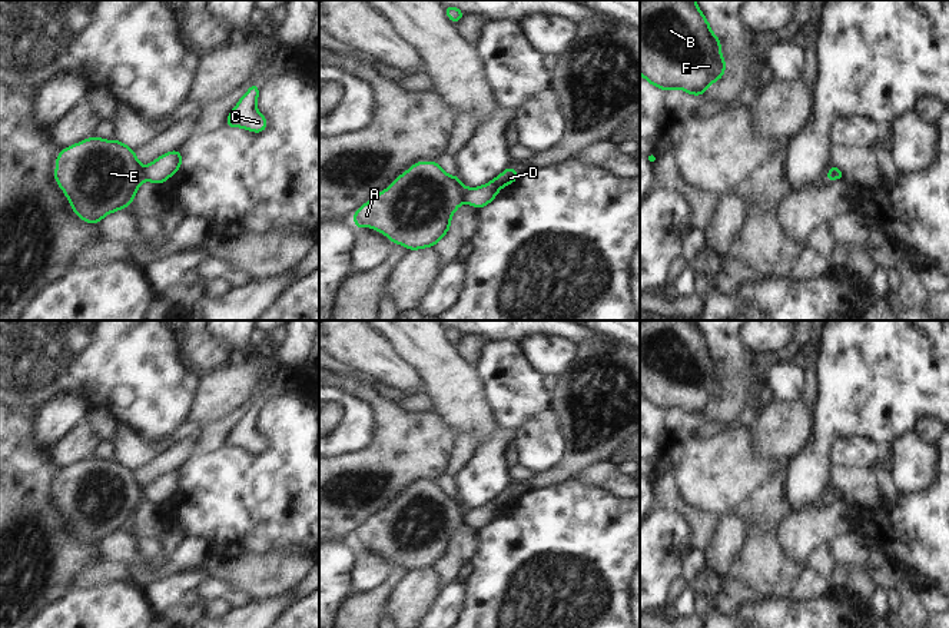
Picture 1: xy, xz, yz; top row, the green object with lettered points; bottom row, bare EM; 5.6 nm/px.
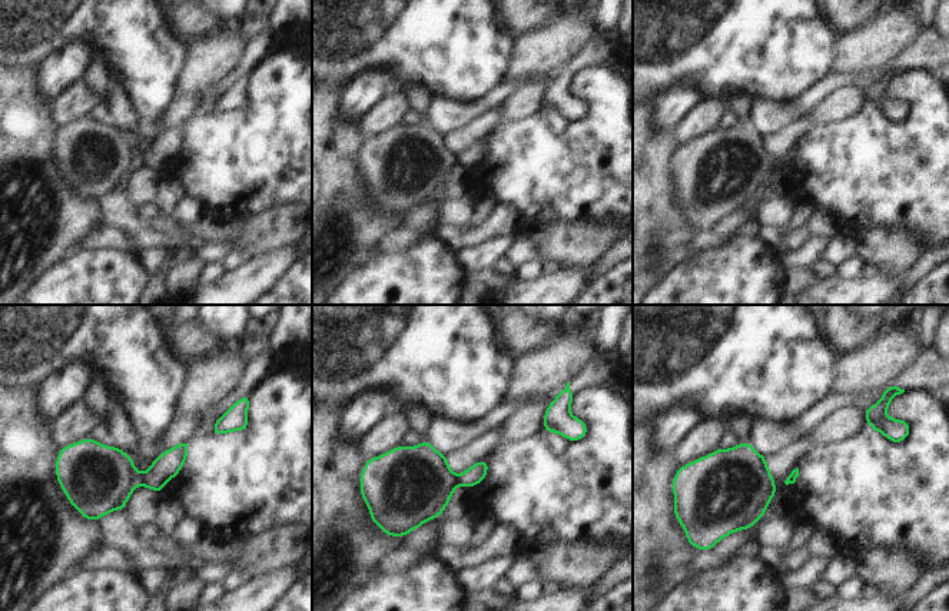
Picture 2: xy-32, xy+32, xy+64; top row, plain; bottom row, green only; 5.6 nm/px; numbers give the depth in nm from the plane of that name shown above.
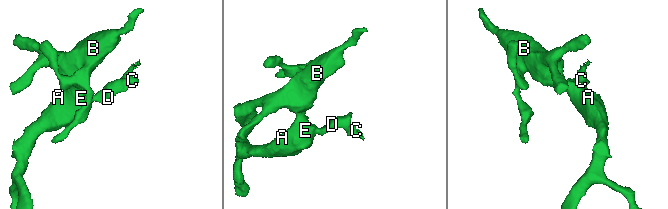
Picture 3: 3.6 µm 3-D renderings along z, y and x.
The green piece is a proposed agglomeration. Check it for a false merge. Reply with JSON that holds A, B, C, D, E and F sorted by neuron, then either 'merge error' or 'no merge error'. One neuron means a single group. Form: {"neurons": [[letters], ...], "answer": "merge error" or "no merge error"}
{"neurons": [["A", "B", "E", "F"], ["C", "D"]], "answer": "merge error"}

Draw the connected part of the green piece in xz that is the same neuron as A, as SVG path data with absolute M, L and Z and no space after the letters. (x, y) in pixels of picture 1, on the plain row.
M417 482L355 531L356 551L366 546L408 571L434 568L449 551L467 508L434 482Z

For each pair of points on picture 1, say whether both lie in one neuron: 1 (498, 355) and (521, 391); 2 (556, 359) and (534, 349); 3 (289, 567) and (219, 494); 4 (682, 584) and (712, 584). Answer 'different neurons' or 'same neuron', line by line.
1: same neuron
2: same neuron
3: different neurons
4: same neuron

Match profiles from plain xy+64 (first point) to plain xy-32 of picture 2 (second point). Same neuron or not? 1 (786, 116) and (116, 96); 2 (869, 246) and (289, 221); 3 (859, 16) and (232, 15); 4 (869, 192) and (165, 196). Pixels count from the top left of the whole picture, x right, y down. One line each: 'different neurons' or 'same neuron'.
1: same neuron
2: same neuron
3: different neurons
4: different neurons

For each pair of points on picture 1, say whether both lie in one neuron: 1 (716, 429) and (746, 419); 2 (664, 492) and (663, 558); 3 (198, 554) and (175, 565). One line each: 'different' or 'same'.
1: same
2: different
3: same

